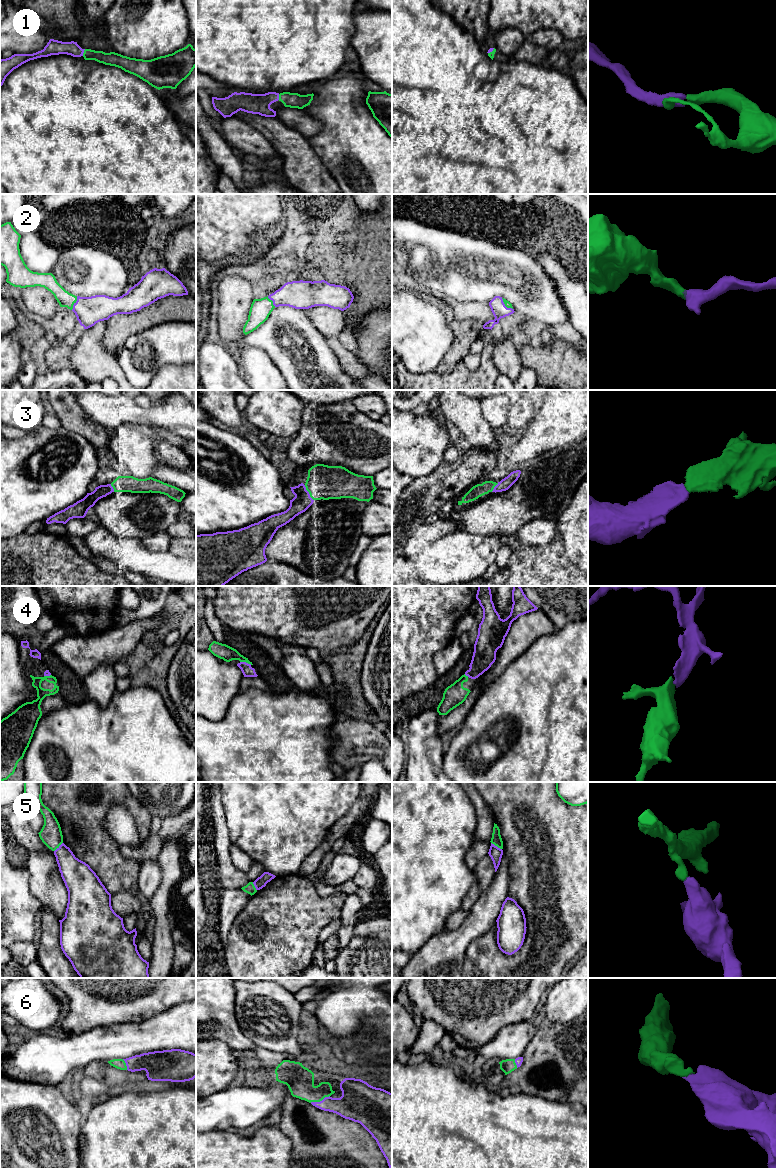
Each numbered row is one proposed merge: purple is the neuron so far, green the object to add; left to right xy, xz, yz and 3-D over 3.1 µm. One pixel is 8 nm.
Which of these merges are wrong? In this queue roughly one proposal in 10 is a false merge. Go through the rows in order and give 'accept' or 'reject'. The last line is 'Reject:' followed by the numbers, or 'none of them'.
1: accept
2: accept
3: accept
4: accept
5: reject
6: accept
Reject: 5

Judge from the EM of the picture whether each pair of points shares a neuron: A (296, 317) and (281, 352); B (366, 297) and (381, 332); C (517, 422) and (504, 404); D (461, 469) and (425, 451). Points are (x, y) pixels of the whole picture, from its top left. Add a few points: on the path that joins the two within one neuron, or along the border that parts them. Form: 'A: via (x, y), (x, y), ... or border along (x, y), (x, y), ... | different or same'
A: via (292, 326), (289, 331), (289, 343) | same
B: border along (381, 308), (370, 311), (363, 318), (357, 329) | different
C: border along (511, 403), (505, 424) | different
D: border along (443, 460), (432, 472), (425, 475) | different

